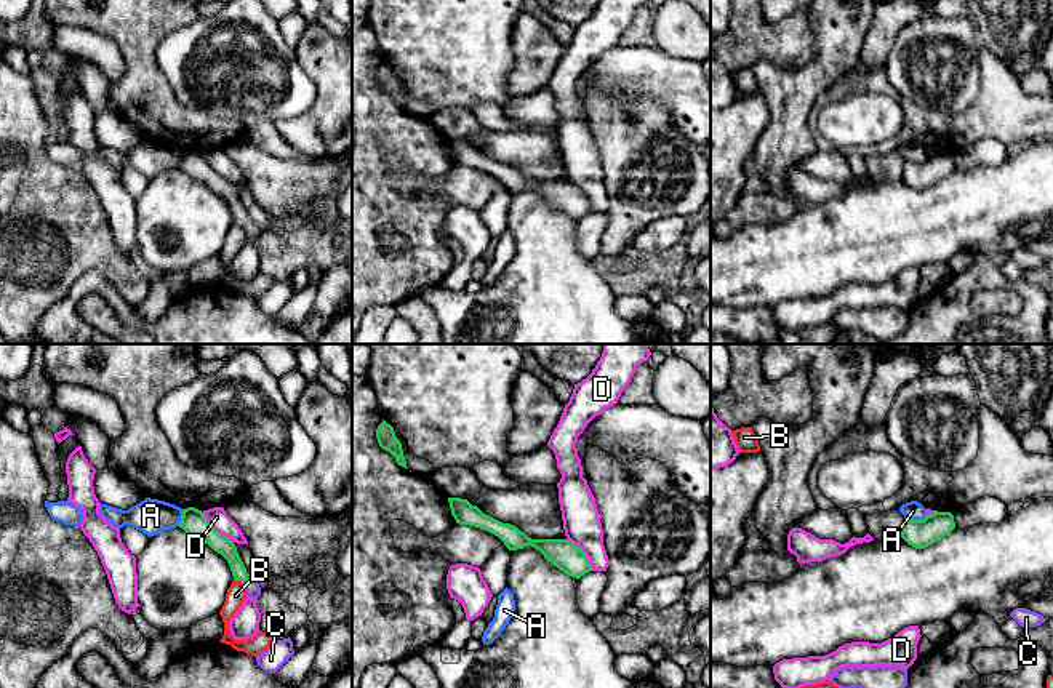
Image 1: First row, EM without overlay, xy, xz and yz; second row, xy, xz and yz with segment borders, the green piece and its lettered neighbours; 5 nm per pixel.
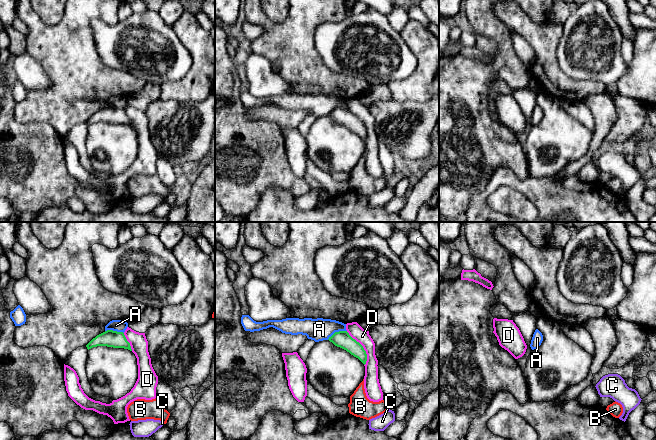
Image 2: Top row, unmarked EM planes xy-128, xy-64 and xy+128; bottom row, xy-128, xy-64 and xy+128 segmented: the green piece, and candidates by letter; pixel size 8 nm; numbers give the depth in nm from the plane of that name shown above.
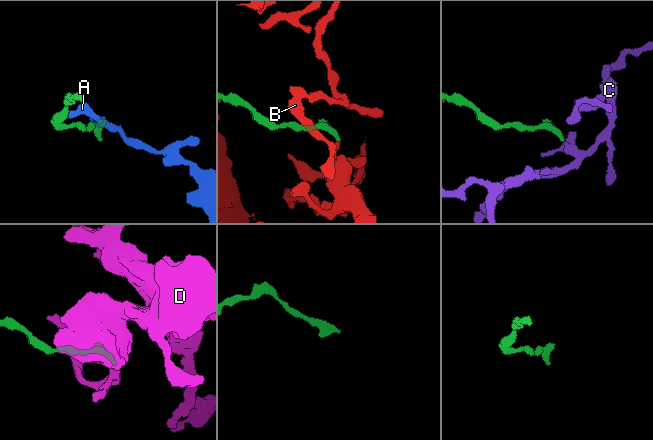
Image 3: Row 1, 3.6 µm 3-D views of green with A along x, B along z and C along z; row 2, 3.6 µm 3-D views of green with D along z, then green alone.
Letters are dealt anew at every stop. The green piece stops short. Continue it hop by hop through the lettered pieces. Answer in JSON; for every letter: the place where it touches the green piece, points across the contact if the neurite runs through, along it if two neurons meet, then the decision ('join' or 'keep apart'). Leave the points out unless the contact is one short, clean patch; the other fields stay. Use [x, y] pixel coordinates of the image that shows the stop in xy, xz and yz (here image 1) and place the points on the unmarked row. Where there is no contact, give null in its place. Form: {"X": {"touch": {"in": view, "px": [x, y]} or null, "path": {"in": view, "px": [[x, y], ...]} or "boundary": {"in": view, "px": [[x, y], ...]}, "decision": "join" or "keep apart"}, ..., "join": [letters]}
{"A": {"touch": {"in": "yz", "px": [916, 162]}, "decision": "keep apart"}, "B": {"touch": {"in": "xy", "px": [239, 221]}, "boundary": {"in": "xy", "px": [[234, 220], [244, 224]]}, "decision": "keep apart"}, "C": {"touch": {"in": "xy", "px": [247, 221]}, "path": {"in": "xy", "px": [[216, 183], [247, 221], [252, 229]]}, "decision": "join"}, "D": {"touch": {"in": "xz", "px": [583, 194]}, "boundary": {"in": "xz", "px": [[565, 181], [572, 183], [584, 196], [591, 212]]}, "decision": "keep apart"}, "join": ["C"]}

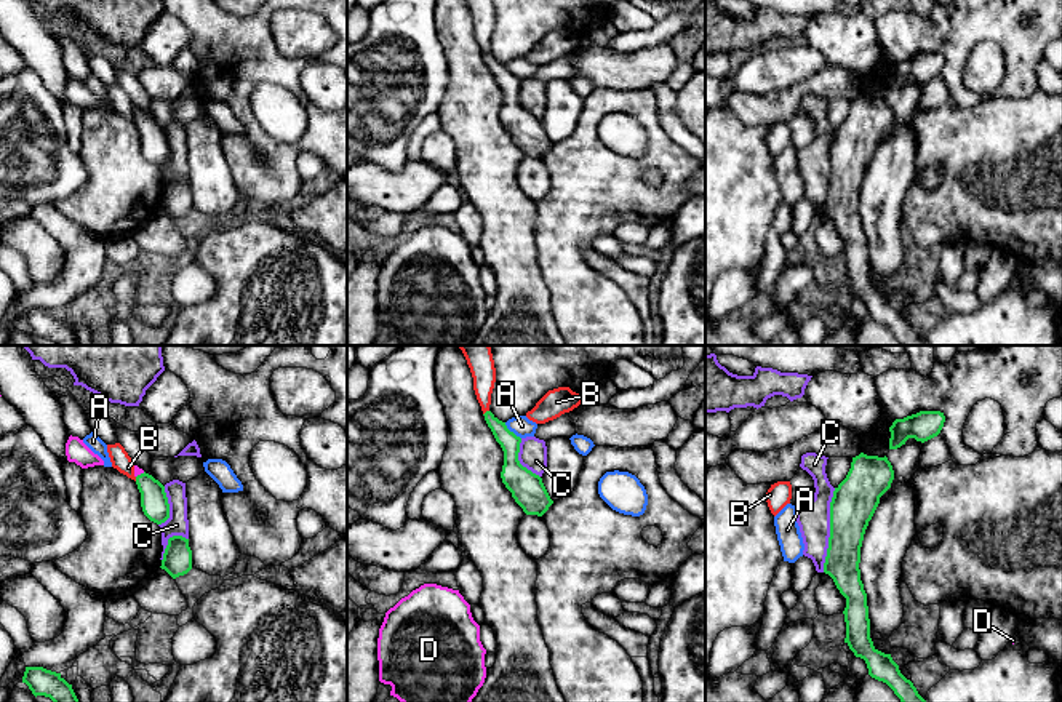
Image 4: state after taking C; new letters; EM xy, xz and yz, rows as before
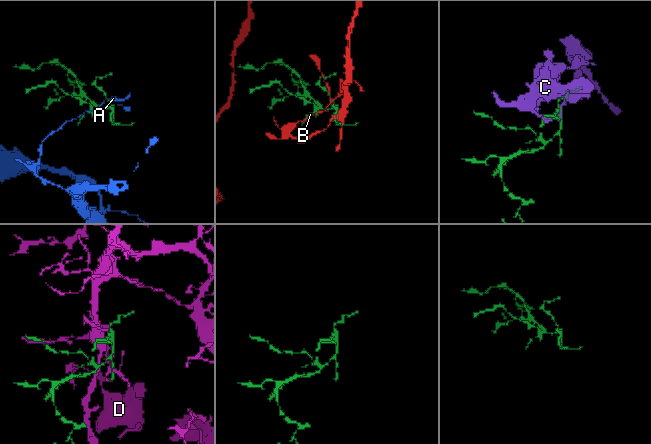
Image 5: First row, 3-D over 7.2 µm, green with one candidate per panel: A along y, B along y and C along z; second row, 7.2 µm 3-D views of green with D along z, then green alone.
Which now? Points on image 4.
{"A": {"touch": {"in": "xz", "px": [512, 74]}, "boundary": {"in": "xz", "px": [[504, 64], [520, 80]]}, "decision": "keep apart"}, "B": {"touch": {"in": "xz", "px": [485, 55]}, "decision": "keep apart"}, "C": {"touch": {"in": "yz", "px": [830, 171]}, "boundary": {"in": "yz", "px": [[835, 130], [830, 139], [830, 178], [822, 213]]}, "decision": "keep apart"}, "D": {"touch": {"in": "xy", "px": [141, 115]}, "path": {"in": "xy", "px": [[154, 143], [152, 133], [141, 115], [138, 112]]}, "decision": "join"}, "join": ["D"]}

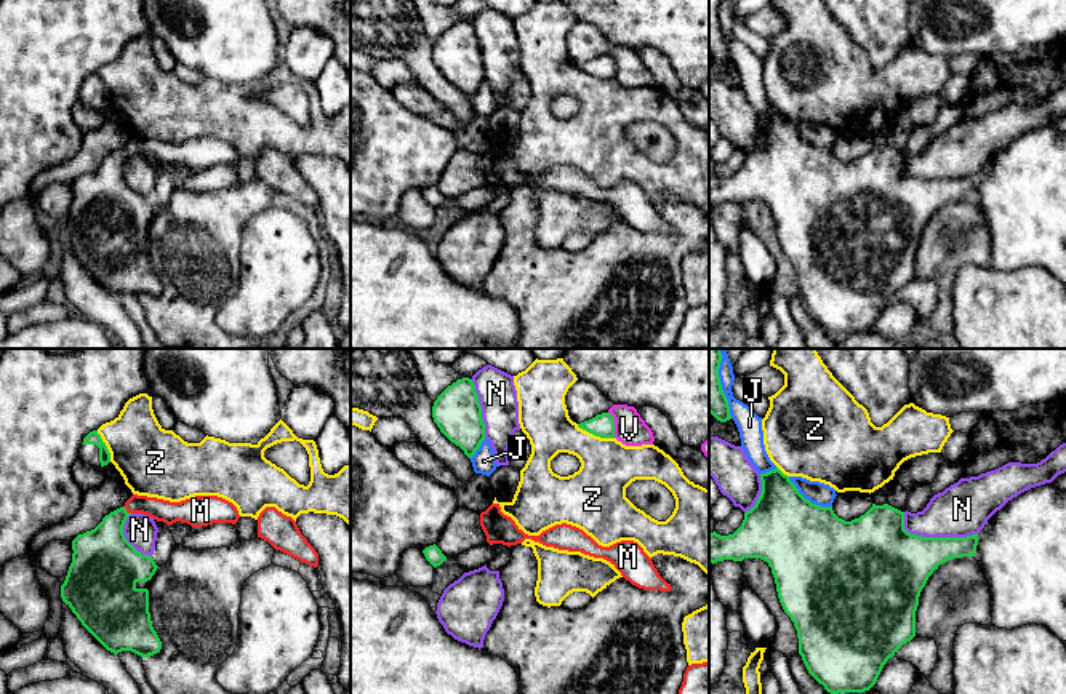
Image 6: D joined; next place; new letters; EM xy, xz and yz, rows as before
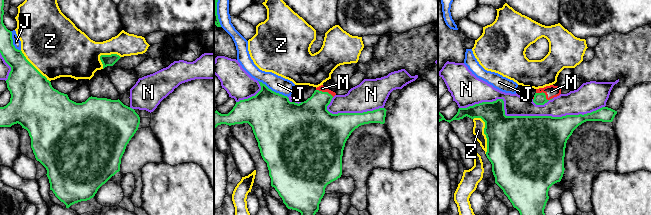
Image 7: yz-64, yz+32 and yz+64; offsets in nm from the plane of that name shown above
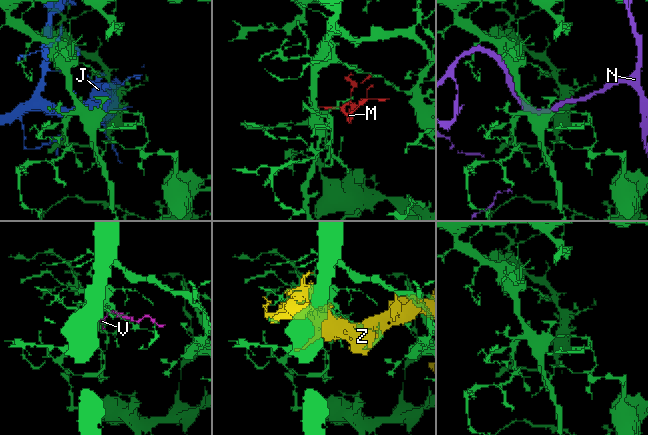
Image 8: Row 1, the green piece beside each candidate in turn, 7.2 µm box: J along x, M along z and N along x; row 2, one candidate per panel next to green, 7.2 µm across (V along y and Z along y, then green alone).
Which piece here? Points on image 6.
{"J": {"touch": {"in": "yz", "px": [807, 141]}, "decision": "keep apart"}, "M": {"touch": {"in": "xy", "px": [125, 152]}, "path": {"in": "xy", "px": [[104, 197], [111, 168], [125, 152], [154, 149], [168, 154]]}, "decision": "join"}, "N": {"touch": {"in": "yz", "px": [933, 179]}, "decision": "keep apart"}, "V": {"touch": {"in": "xz", "px": [613, 66]}, "boundary": {"in": "xz", "px": [[609, 53], [613, 61], [615, 79]]}, "decision": "keep apart"}, "Z": {"touch": {"in": "xz", "px": [596, 77]}, "decision": "keep apart"}, "join": ["M"]}

